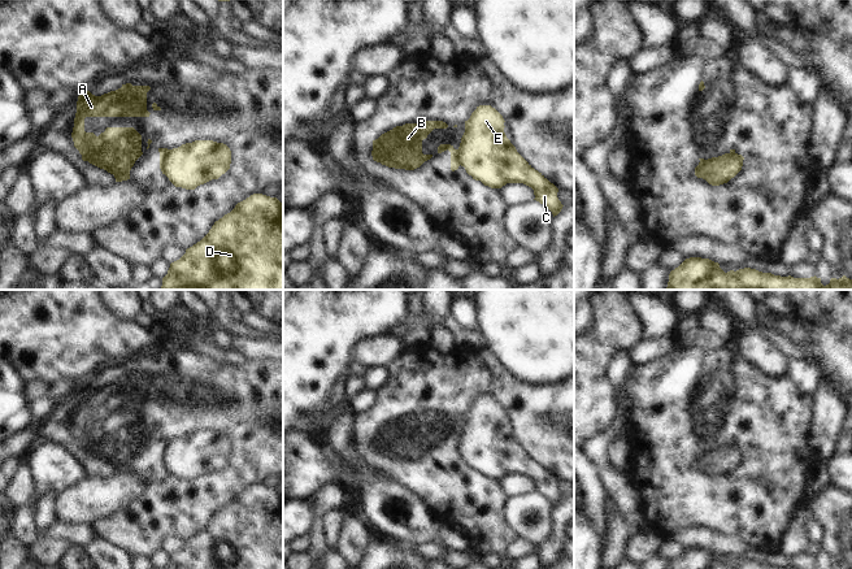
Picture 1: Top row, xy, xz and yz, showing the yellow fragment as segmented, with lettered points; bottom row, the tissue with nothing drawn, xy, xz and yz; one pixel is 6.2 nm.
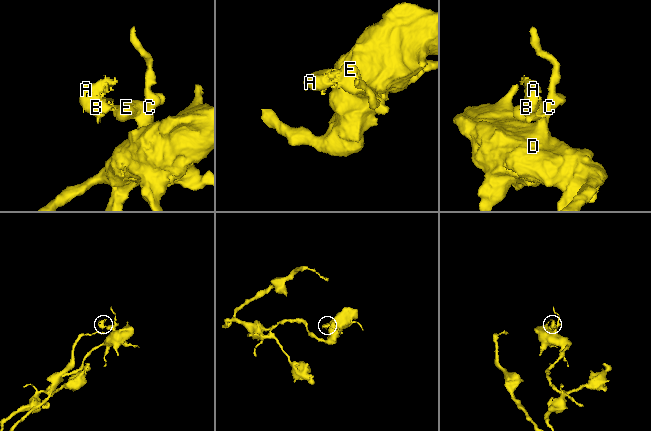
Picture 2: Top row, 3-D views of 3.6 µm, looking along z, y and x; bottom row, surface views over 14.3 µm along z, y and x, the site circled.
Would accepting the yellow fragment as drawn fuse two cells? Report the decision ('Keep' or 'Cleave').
Cleave.

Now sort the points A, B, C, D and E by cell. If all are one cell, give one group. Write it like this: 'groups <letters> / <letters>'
groups A B / C D E

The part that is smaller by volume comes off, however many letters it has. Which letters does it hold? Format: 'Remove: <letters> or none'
Remove: A, B

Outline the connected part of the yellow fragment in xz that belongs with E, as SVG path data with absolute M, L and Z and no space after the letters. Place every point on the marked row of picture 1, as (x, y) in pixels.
M479 105L465 121L465 133L458 147L458 162L475 181L481 181L491 188L501 188L507 183L523 183L534 190L536 201L547 207L553 217L562 204L557 197L558 188L542 173L535 170L516 149L504 133L504 118L491 105Z

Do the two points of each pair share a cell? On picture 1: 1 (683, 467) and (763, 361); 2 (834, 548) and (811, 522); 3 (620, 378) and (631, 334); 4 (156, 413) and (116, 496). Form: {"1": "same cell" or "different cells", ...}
{"1": "different cells", "2": "different cells", "3": "different cells", "4": "different cells"}

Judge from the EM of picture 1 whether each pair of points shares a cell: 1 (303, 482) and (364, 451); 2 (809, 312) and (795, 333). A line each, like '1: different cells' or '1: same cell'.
1: same cell
2: different cells

